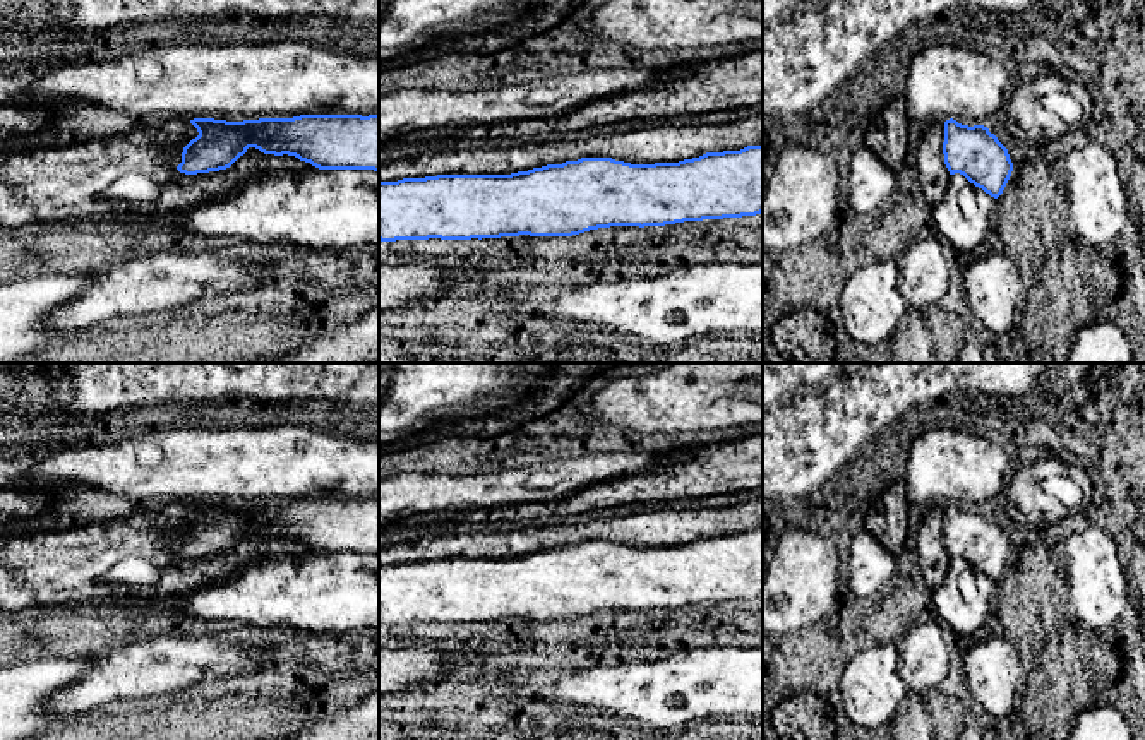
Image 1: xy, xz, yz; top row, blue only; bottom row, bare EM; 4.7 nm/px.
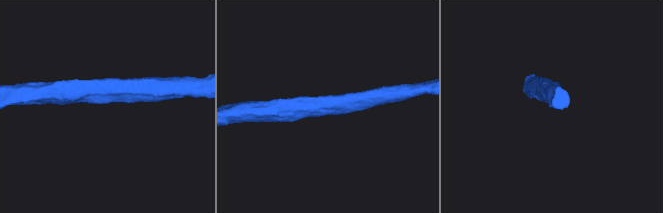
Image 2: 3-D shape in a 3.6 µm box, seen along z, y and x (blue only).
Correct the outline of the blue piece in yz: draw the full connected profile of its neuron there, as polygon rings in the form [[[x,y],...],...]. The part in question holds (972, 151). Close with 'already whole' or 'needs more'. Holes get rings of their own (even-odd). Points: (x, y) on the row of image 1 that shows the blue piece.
[[[946,120],[943,154],[950,175],[963,175],[994,199],[1003,194],[1013,171],[1008,149],[984,125]]]; already whole

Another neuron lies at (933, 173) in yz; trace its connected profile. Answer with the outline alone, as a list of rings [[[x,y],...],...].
[[[932,122],[926,127],[917,149],[917,175],[931,206],[943,200],[950,178],[944,164],[943,142],[944,122]]]

